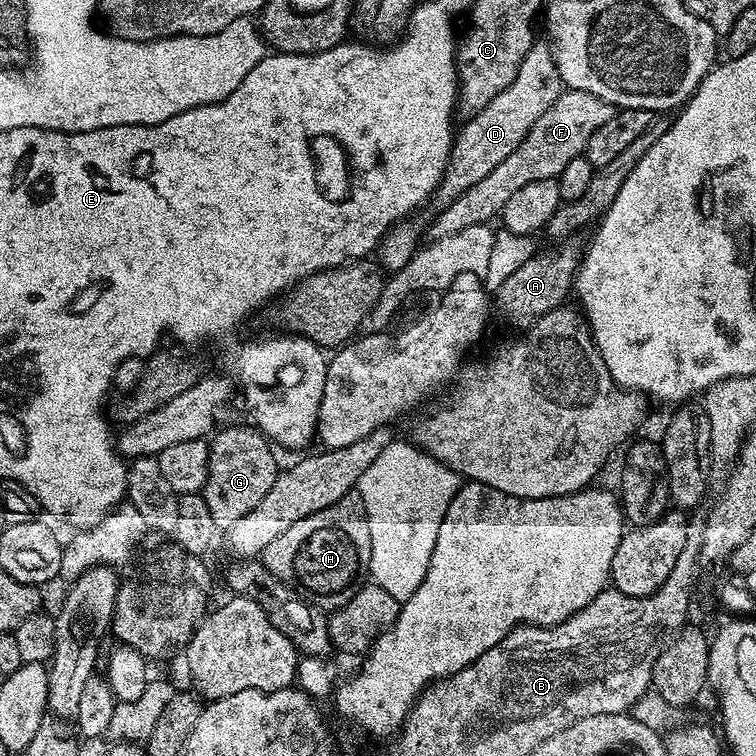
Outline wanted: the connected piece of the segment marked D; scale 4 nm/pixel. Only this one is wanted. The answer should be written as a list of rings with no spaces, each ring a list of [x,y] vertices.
[[[536,42],[526,58],[522,58],[522,64],[518,66],[518,72],[514,80],[510,82],[494,98],[490,99],[487,105],[476,116],[469,116],[463,121],[464,125],[459,125],[452,142],[452,153],[448,159],[448,168],[444,171],[444,178],[440,182],[440,187],[434,193],[434,200],[437,205],[443,206],[454,202],[474,182],[482,182],[502,158],[506,158],[526,138],[526,134],[554,106],[554,102],[560,97],[562,85],[558,66],[552,57],[552,49],[547,43]]]

